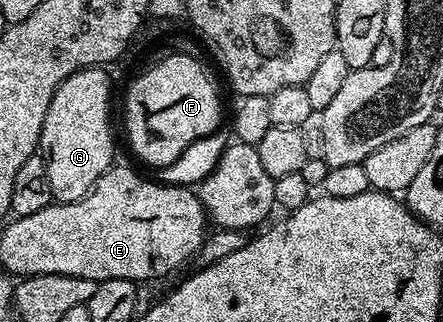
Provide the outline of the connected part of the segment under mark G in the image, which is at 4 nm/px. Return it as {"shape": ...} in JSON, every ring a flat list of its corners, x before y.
{"shape":[[104,67,79,69,70,75,54,91,54,99,50,99,50,107,46,111,46,123,42,123,39,152,46,163,46,176,50,178,50,191,53,202,63,203,77,201,92,191,94,183,107,169,114,164,112,158,112,121,108,112,112,109,112,81,108,78,109,70]]}

